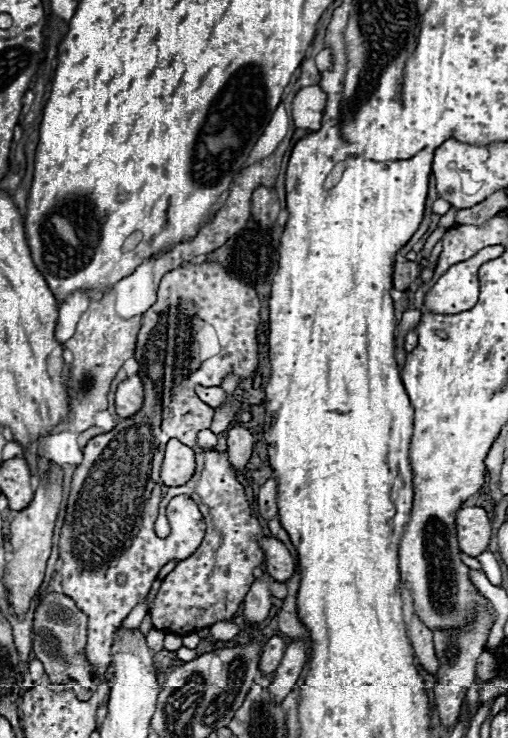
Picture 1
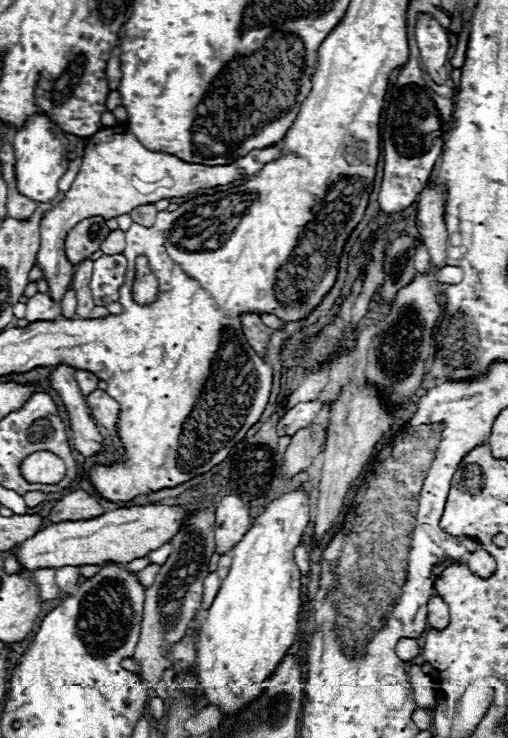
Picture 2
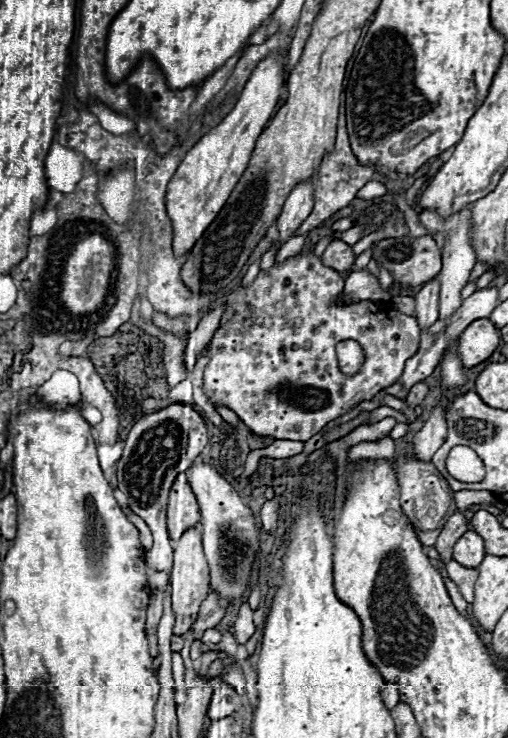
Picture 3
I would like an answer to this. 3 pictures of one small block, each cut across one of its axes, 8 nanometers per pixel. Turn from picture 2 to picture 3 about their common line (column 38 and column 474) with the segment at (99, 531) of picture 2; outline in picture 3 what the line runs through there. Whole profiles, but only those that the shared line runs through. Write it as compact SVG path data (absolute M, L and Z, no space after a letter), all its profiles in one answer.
M474 530L464 532L454 546L454 560L458 560L466 568L478 568L484 556L484 540Z

